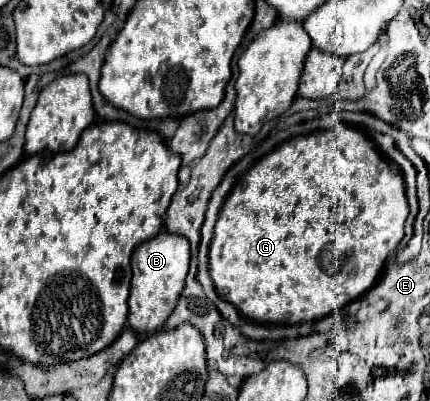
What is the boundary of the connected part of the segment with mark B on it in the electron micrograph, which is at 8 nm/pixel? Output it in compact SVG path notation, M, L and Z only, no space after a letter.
M161 231L157 237L141 243L131 259L133 279L129 295L129 327L135 333L153 333L163 329L167 317L177 305L177 299L185 287L185 275L189 269L189 241L181 235Z

